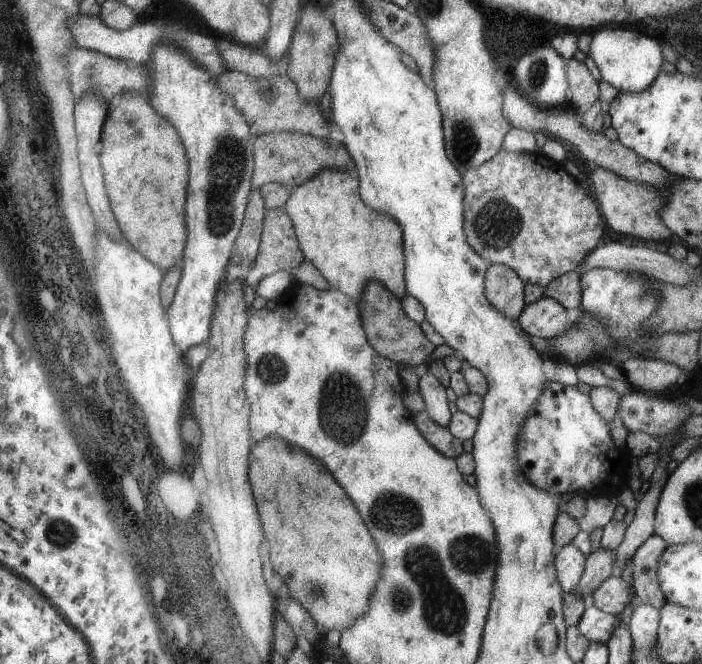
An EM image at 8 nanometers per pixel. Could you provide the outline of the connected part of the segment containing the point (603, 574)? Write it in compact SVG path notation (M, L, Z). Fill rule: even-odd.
M600 548L586 556L586 569L574 591L576 595L584 599L584 596L592 595L608 578L612 577L615 562L613 552Z

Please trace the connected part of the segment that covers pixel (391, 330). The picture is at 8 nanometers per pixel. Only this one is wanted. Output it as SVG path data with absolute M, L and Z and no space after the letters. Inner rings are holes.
M373 281L367 285L362 299L359 301L359 308L363 318L363 330L367 334L370 344L379 352L380 355L400 362L401 366L409 365L410 367L420 368L428 366L433 360L434 344L430 344L420 330L420 326L412 320L408 320L402 312L402 304L396 300L382 283Z

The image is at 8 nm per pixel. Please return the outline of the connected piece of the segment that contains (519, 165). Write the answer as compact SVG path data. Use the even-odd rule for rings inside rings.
M501 149L490 161L462 174L466 188L463 230L470 248L489 264L510 267L525 284L542 288L579 269L606 230L602 218L596 214L594 202L560 166L562 164L556 164L542 153L514 153Z

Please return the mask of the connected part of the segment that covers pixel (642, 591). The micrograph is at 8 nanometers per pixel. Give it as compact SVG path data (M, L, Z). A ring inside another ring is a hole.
M654 534L637 550L631 559L633 590L637 603L652 604L657 609L666 603L658 583L658 566L668 544Z

